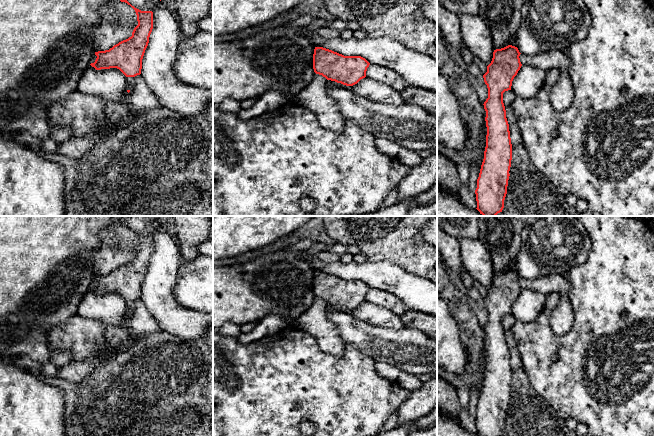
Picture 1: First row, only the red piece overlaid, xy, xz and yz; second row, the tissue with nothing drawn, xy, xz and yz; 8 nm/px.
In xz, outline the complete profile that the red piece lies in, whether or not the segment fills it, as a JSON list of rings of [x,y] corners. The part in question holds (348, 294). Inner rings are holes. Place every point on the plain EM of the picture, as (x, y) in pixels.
[[[323,271],[314,273],[314,296],[346,310],[353,310],[365,302],[369,289],[361,280],[344,280]]]

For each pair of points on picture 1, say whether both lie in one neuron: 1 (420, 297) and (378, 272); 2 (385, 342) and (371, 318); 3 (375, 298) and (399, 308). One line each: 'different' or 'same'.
1: same
2: different
3: same

